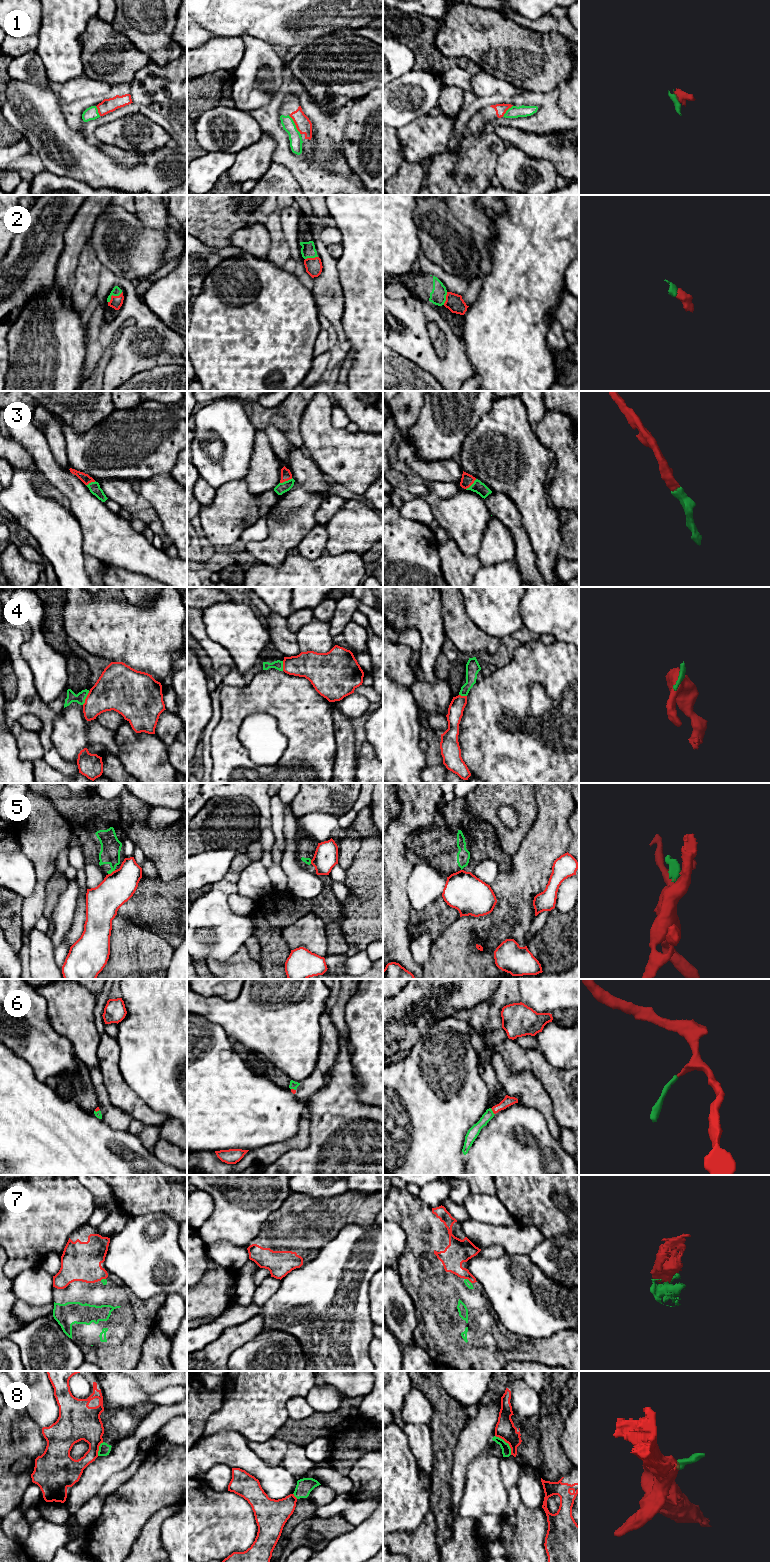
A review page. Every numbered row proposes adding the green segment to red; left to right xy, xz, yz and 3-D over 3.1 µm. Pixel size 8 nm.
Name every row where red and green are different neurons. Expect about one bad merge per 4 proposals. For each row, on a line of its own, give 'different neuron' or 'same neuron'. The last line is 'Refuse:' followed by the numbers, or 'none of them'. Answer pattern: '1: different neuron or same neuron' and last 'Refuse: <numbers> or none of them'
1: same neuron
2: same neuron
3: same neuron
4: different neuron
5: different neuron
6: same neuron
7: same neuron
8: different neuron
Refuse: 4, 5, 8

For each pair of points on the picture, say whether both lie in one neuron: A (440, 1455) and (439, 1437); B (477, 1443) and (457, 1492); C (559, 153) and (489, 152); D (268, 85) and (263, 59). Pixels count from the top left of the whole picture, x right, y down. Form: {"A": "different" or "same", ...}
{"A": "same", "B": "same", "C": "different", "D": "same"}

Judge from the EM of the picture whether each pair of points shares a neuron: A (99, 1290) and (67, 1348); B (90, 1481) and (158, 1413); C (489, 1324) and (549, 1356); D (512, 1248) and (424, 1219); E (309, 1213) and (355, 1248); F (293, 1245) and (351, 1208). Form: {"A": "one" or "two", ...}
{"A": "two", "B": "one", "C": "one", "D": "two", "E": "two", "F": "one"}

